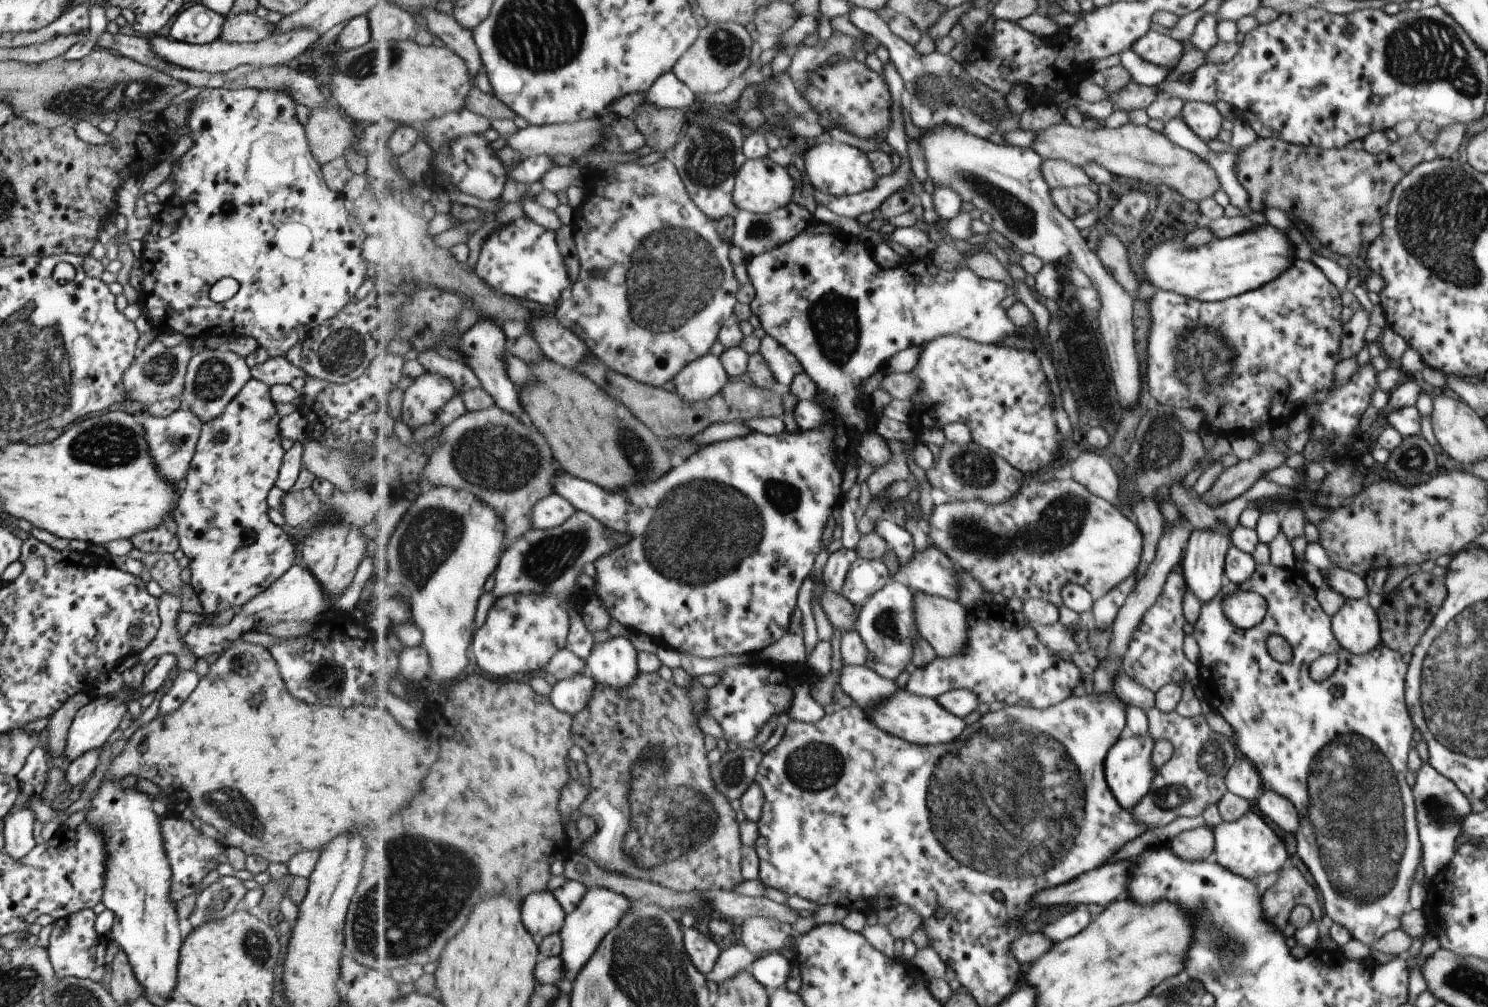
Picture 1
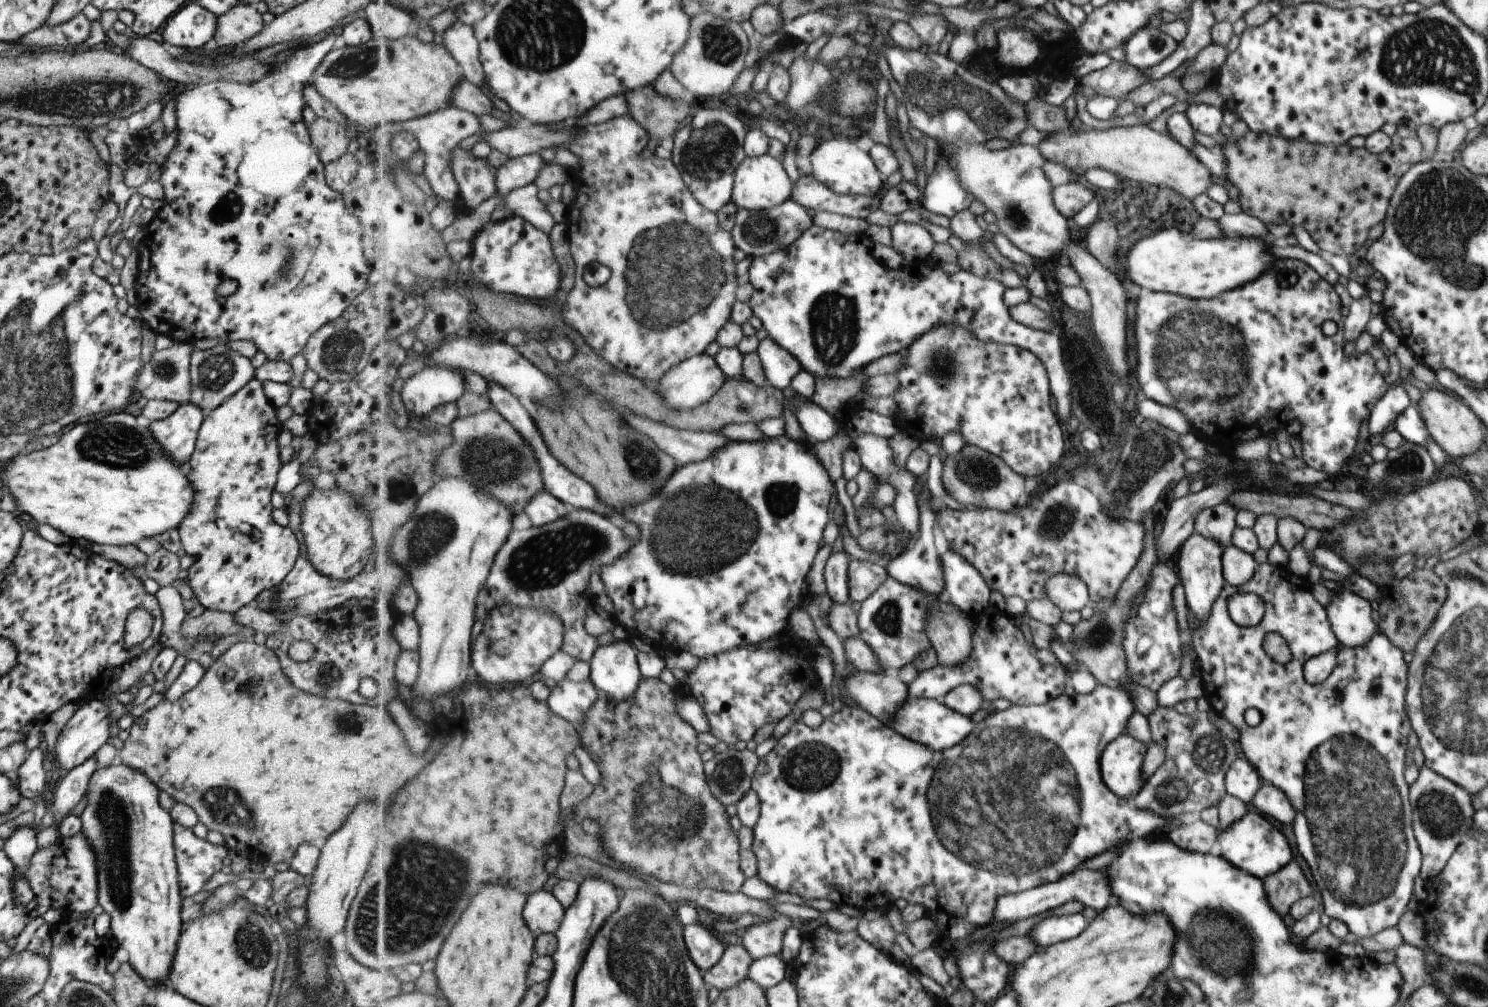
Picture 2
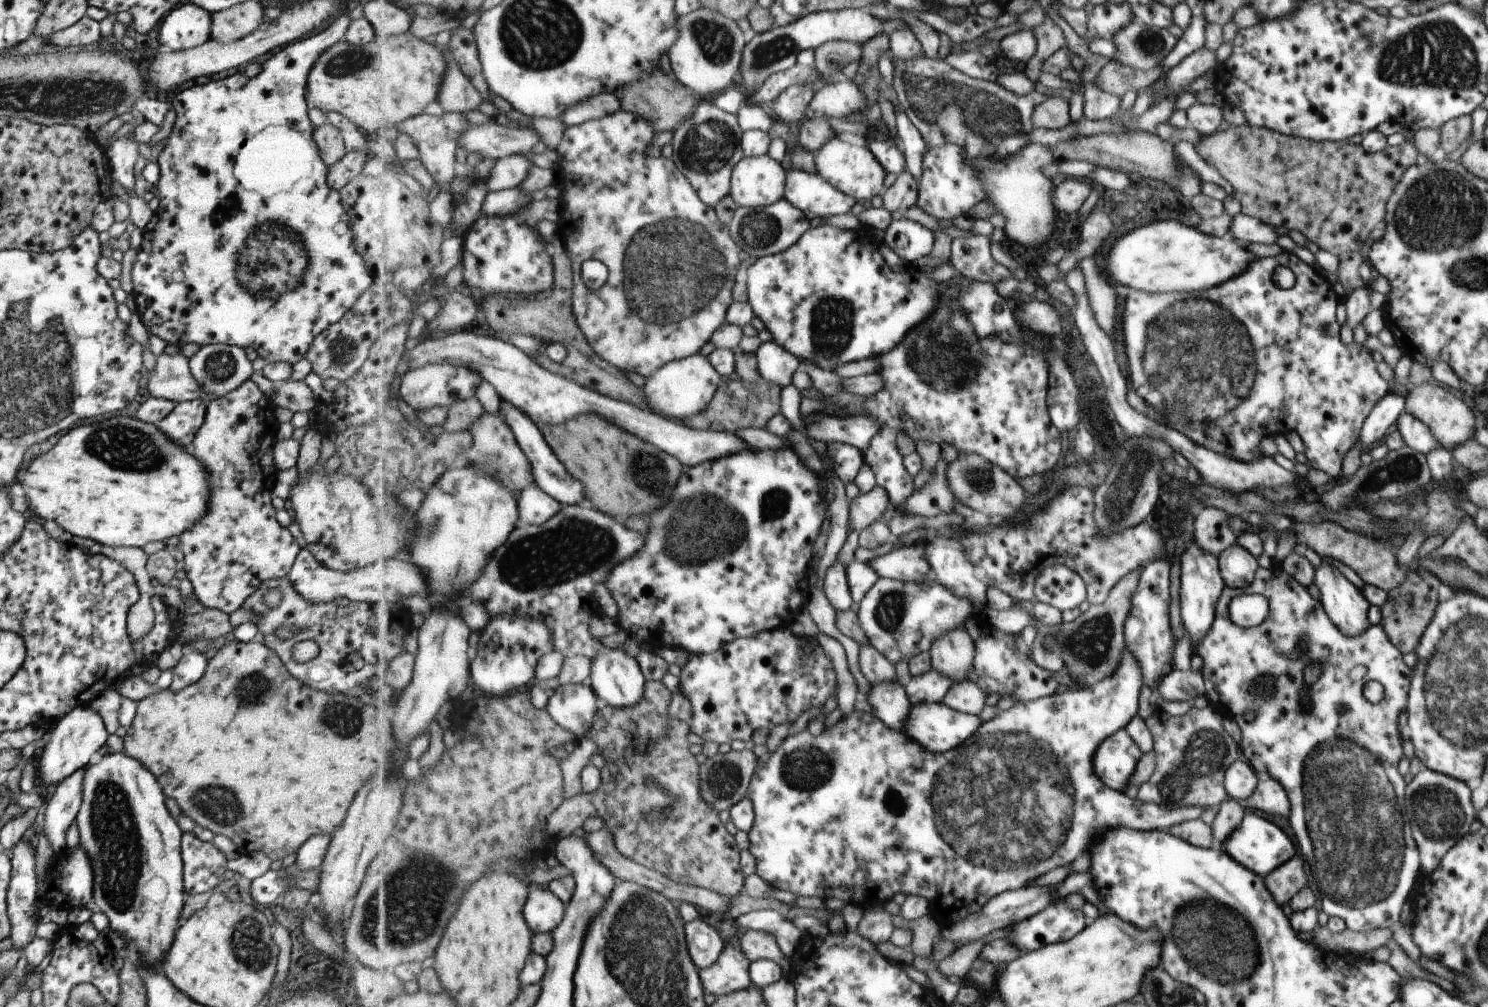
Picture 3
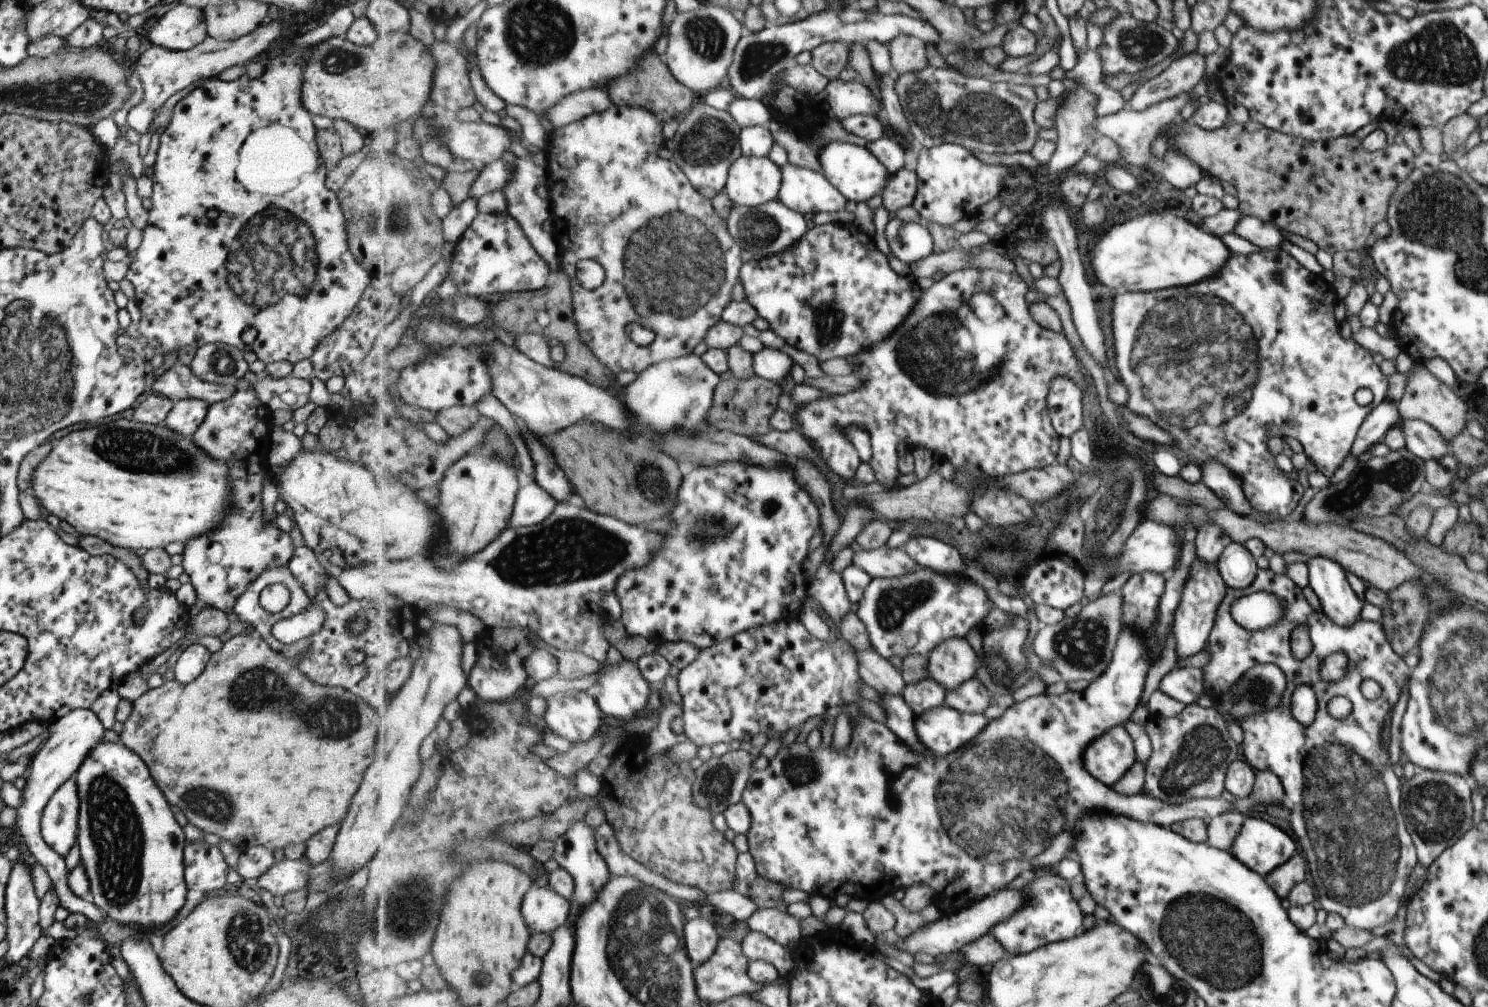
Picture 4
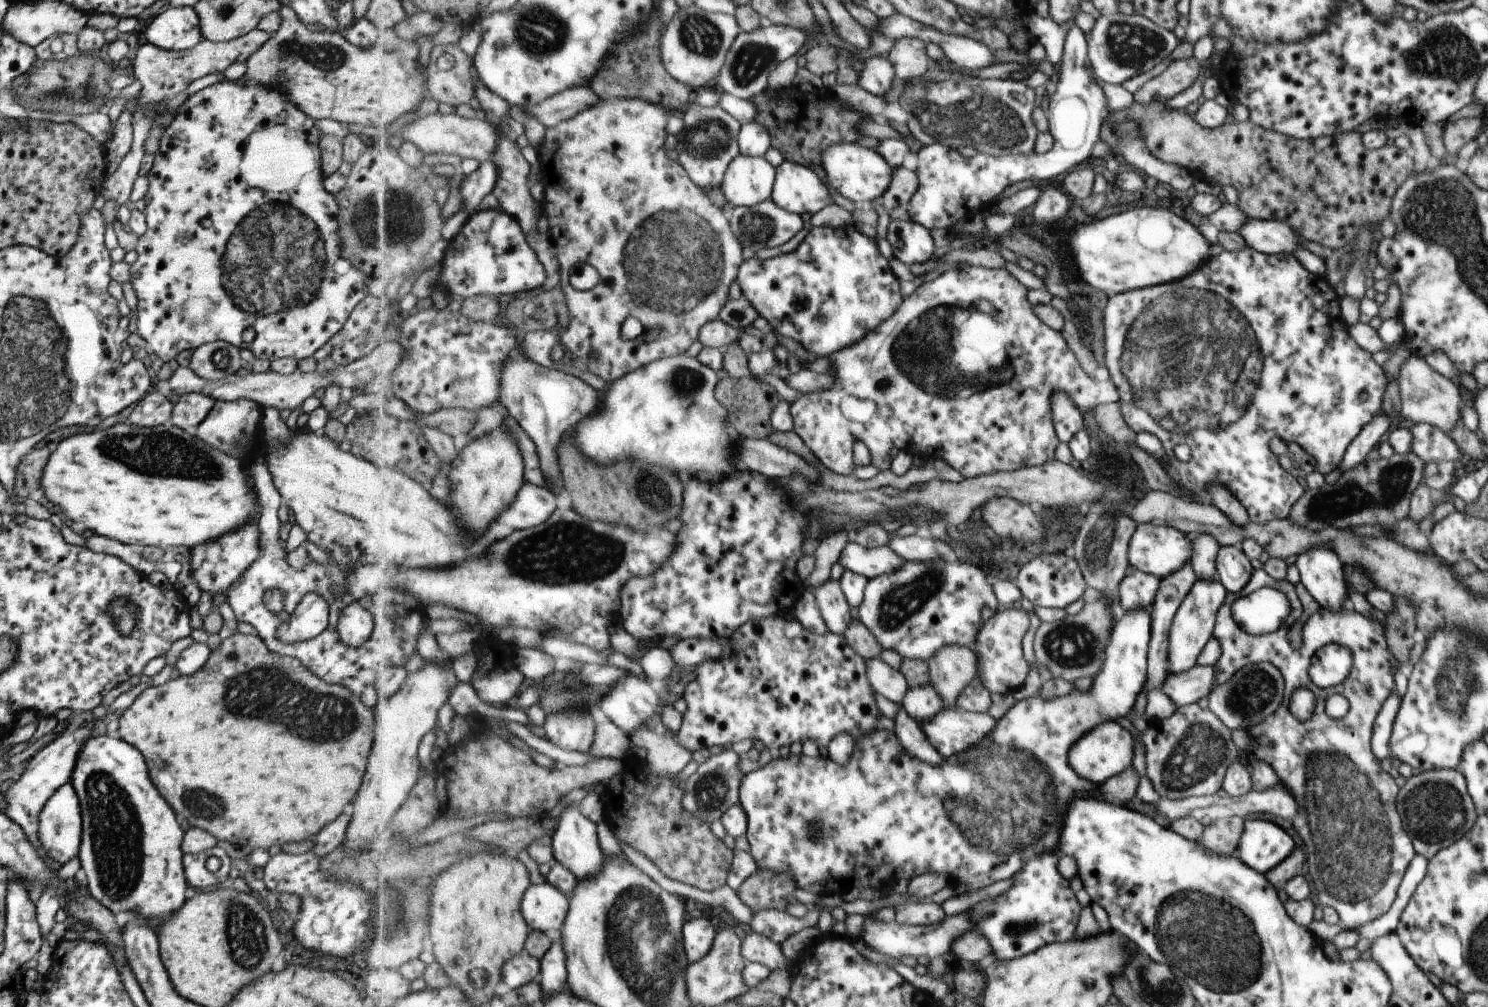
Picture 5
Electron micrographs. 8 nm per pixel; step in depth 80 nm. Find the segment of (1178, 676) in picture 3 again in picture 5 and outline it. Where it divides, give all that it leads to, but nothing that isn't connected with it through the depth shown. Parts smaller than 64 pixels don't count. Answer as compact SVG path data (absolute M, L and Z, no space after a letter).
M1193 665L1180 673L1167 672L1160 689L1176 704L1176 708L1196 703L1213 688L1211 666Z

